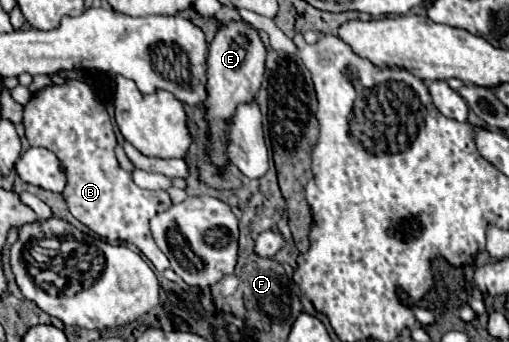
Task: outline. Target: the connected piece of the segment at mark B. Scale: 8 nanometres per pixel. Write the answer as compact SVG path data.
M67 81L63 87L53 85L33 93L31 101L25 105L23 125L31 147L45 147L63 161L67 173L63 197L71 215L109 241L135 245L157 271L165 271L169 259L155 245L149 231L149 219L163 207L169 209L171 199L165 191L137 187L131 173L119 167L113 153L117 139L106 106L98 101L91 87L83 81Z

